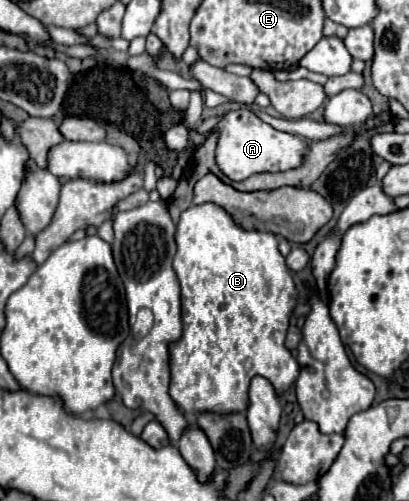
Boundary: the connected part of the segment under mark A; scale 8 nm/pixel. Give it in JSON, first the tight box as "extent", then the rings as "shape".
{"extent":[217,108,307,182],"shape":[[[237,108],[223,116],[217,130],[221,132],[217,144],[217,164],[231,180],[239,182],[255,172],[283,172],[297,168],[303,162],[303,152],[307,150],[307,140],[279,132],[269,124],[263,124],[251,110]]]}

